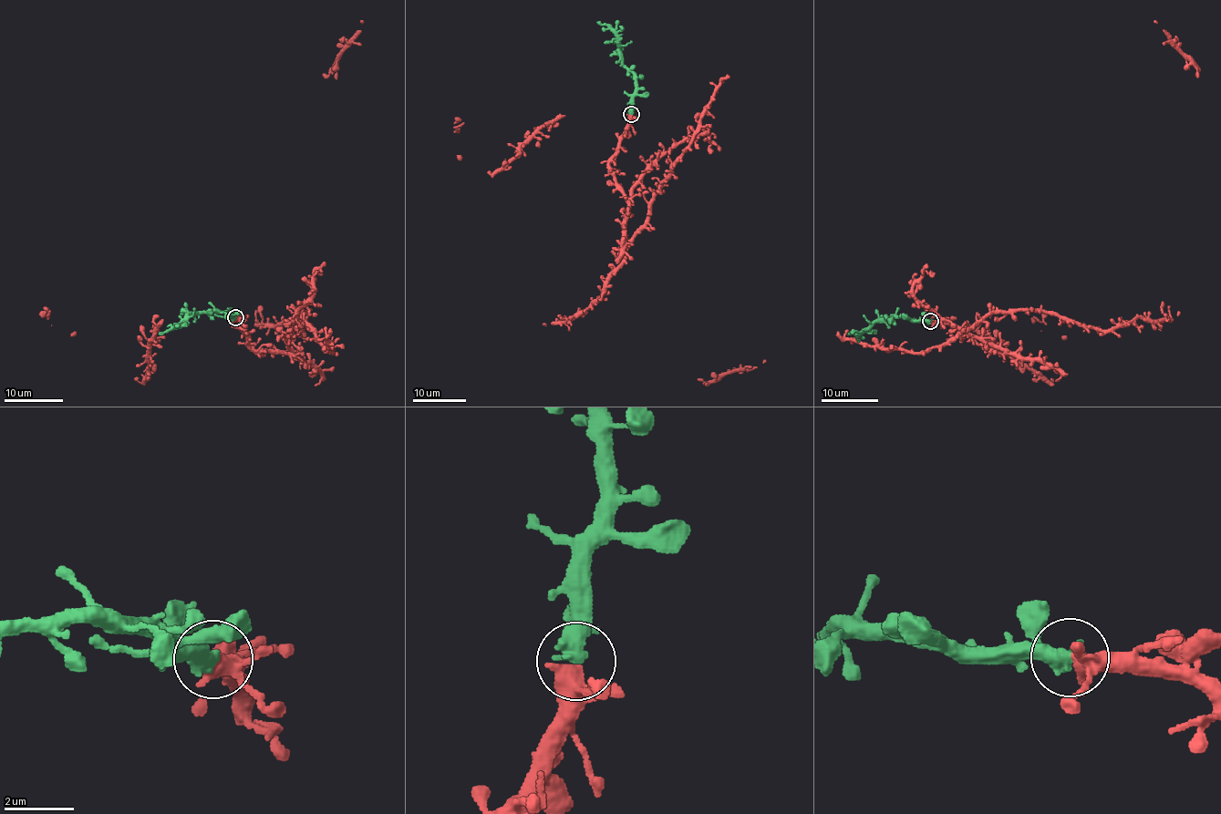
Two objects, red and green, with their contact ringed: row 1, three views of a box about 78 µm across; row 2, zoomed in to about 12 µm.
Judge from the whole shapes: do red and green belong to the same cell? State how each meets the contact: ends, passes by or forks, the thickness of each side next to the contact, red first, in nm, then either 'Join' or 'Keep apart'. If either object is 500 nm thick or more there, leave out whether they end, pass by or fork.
At the ring red forks. At the ring green ends. Thickness 320 nm (red) against 480 nm. Join

